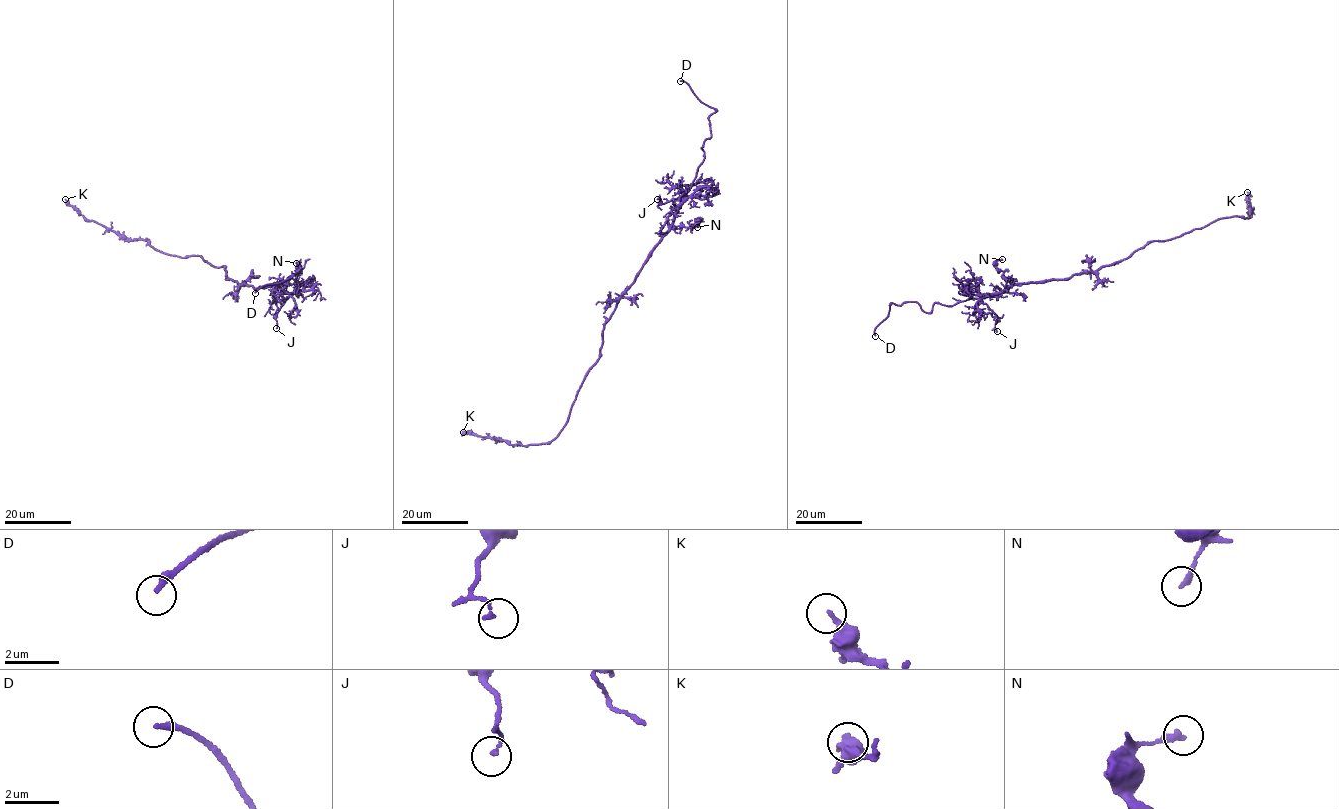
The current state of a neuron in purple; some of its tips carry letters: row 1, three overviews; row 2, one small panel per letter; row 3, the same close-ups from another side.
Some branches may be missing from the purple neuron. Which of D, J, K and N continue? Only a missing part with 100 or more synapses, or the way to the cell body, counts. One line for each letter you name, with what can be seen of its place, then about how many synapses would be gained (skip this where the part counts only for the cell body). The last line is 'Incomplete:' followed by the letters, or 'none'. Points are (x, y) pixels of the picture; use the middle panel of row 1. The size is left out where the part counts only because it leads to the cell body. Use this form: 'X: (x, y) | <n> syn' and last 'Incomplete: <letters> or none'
D: (680, 81)
Incomplete: D

